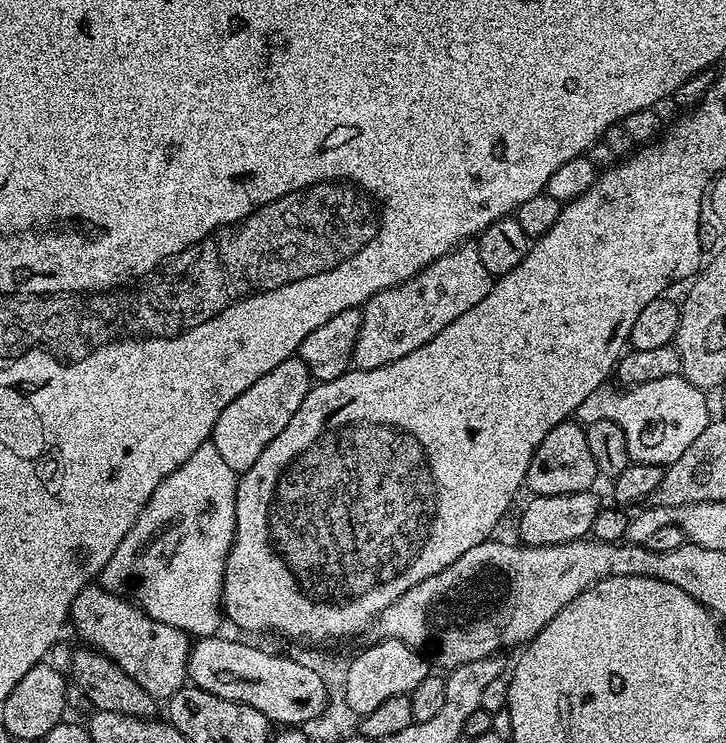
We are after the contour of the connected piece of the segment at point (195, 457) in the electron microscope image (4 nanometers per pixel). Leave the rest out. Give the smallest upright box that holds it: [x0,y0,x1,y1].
[99,444,237,637]

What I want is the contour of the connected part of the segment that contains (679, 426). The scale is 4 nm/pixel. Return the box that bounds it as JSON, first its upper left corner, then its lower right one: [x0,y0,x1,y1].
[575,375,710,464]

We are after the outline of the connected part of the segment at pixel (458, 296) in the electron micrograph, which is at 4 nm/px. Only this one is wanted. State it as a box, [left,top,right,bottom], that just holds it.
[353,242,494,370]

